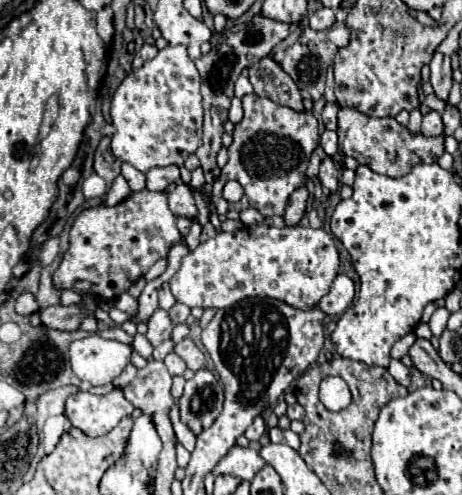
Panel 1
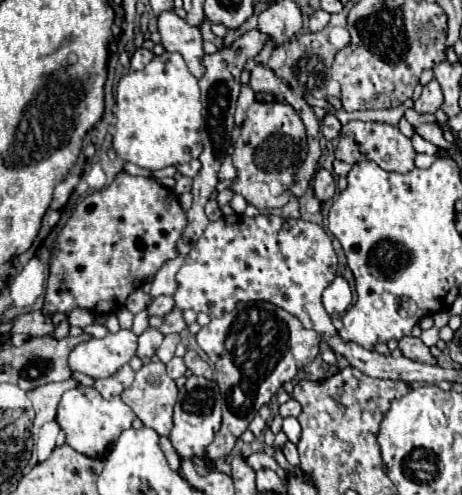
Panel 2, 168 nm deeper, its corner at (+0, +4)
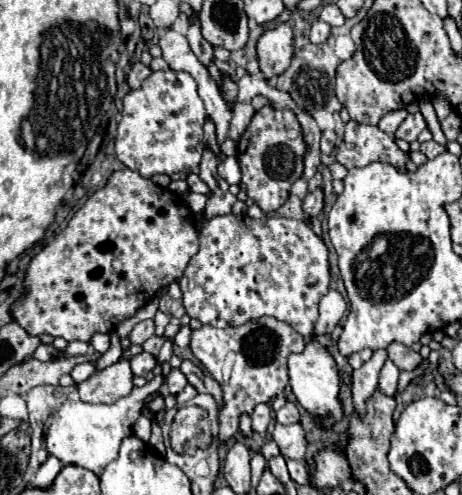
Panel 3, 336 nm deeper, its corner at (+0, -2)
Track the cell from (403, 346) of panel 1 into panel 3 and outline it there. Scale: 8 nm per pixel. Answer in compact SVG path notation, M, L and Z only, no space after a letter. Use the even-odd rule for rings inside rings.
M374 350L372 358L352 372L352 398L356 414L362 418L366 414L366 402L378 386L378 374L386 362L384 350Z

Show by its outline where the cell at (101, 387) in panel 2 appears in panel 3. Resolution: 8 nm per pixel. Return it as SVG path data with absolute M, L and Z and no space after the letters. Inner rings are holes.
M120 360L102 372L92 374L88 380L78 384L82 402L92 404L114 404L118 398L128 396L132 390L132 370L128 360Z

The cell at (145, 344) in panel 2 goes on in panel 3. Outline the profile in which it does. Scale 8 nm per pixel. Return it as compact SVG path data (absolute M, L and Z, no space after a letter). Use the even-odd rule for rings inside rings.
M142 352L142 354L134 356L134 358L130 360L130 364L132 364L132 372L134 372L134 376L146 376L148 372L154 370L154 366L156 366L156 358L154 358L152 354L148 354L148 352Z

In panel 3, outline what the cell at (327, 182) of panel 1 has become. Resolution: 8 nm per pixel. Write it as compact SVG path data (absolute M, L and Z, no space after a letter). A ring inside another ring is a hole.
M320 188L314 190L314 192L310 192L310 194L304 198L304 202L302 202L302 210L304 210L310 218L318 216L318 214L322 212L322 206L324 206L324 194L322 194Z

